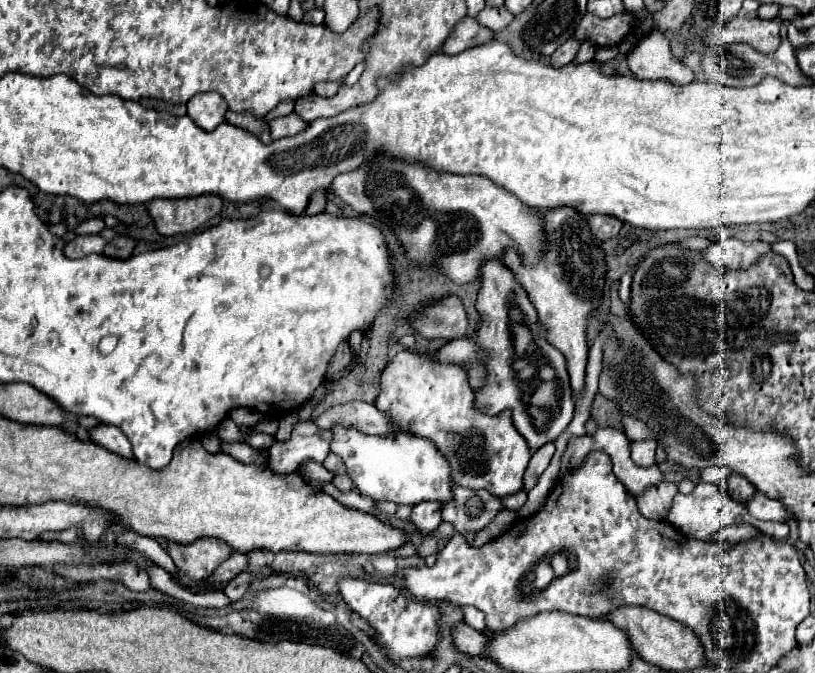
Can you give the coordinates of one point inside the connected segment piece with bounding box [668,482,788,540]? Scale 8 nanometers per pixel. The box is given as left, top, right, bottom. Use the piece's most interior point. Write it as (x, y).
(706, 510)

